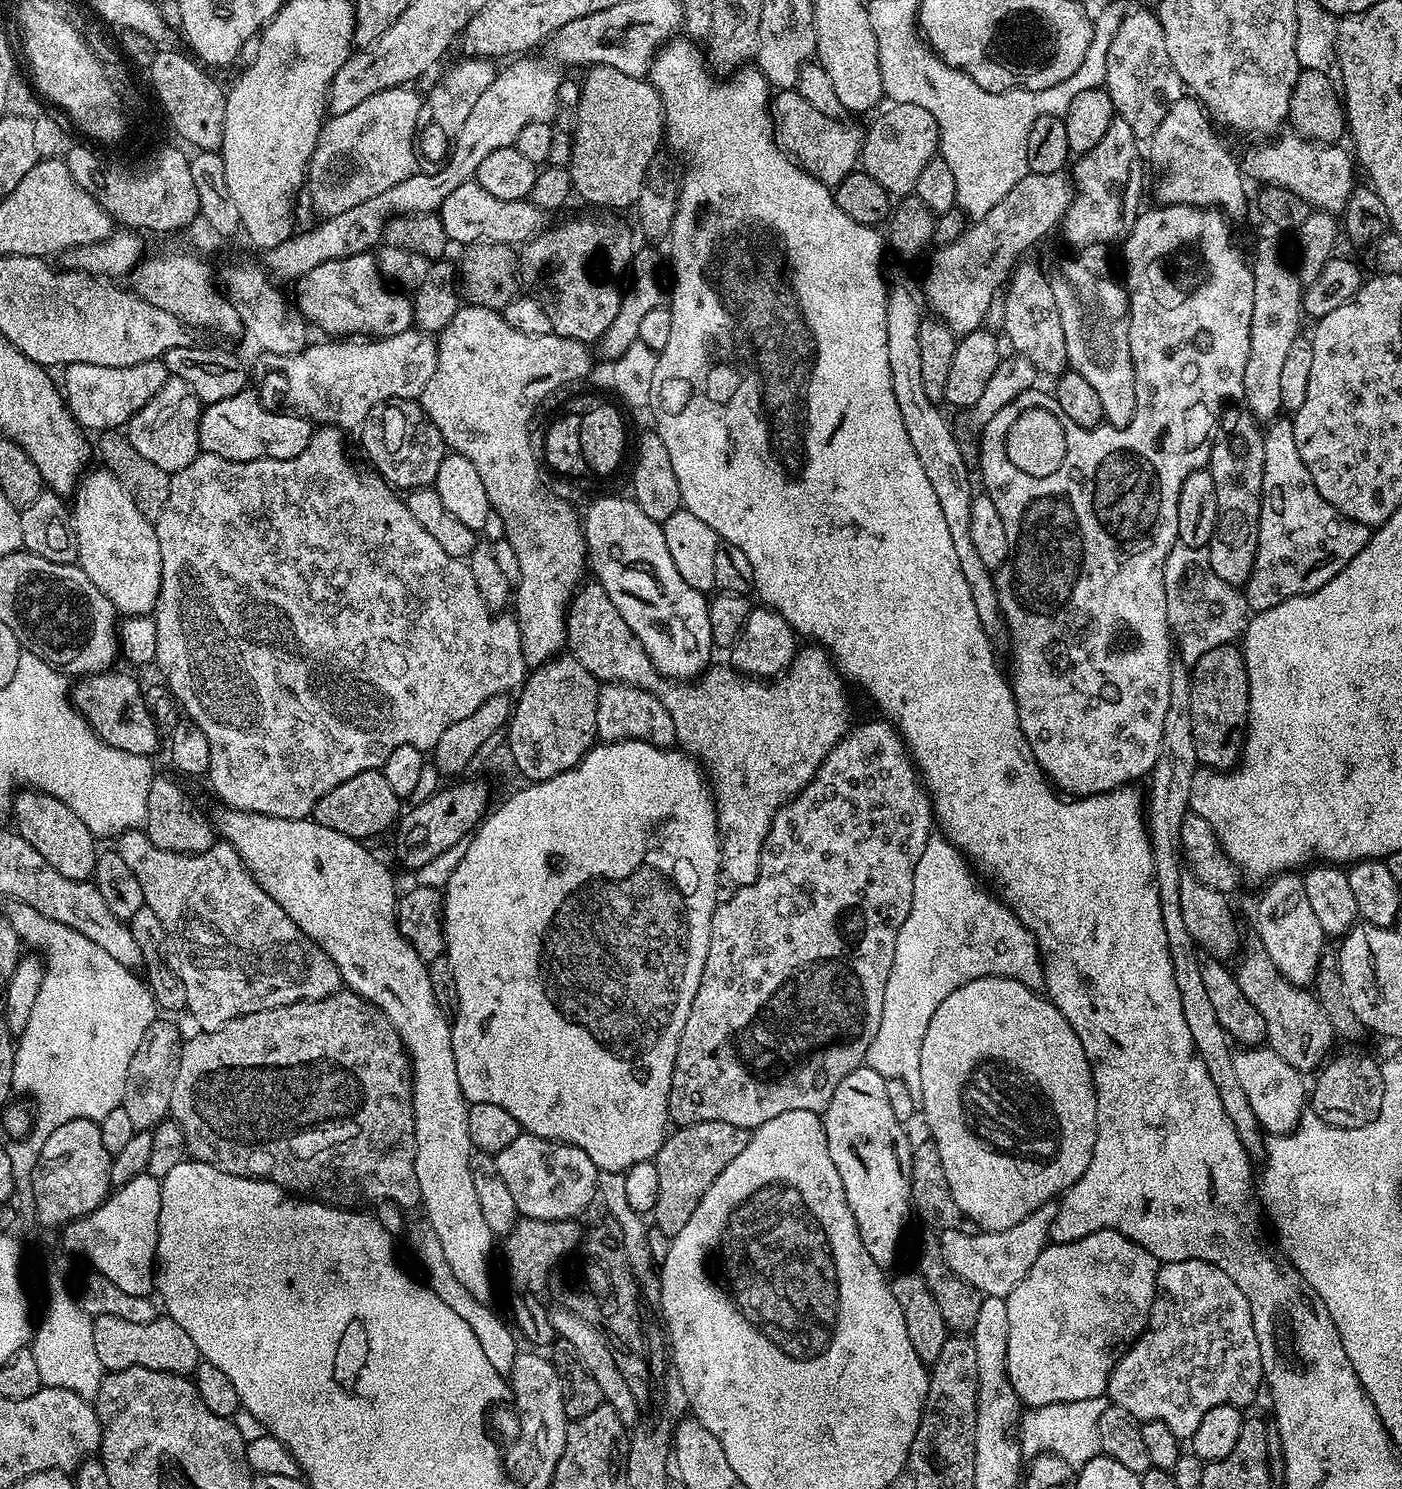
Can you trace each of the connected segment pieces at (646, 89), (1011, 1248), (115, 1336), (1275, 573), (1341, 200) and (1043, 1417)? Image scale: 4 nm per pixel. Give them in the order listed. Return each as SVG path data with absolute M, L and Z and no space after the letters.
M593 64L587 69L584 89L580 92L580 105L576 108L574 143L570 149L572 187L577 197L600 208L628 208L635 205L639 188L643 186L656 147L662 144L664 131L664 107L660 92L652 81L639 76L627 76L622 70L614 70L605 64Z
M1049 1202L1034 1210L1034 1214L1027 1216L1018 1226L1001 1232L986 1232L973 1230L959 1232L946 1230L939 1233L942 1246L942 1258L946 1258L946 1266L958 1274L974 1290L985 1296L1008 1297L1015 1292L1016 1287L1024 1282L1026 1274L1030 1274L1030 1266L1038 1262L1038 1254L1050 1243L1048 1231L1056 1223L1056 1215L1060 1209L1059 1203Z
M102 1314L92 1317L92 1329L98 1362L102 1362L105 1373L142 1366L159 1372L172 1372L175 1376L191 1377L202 1359L198 1346L194 1346L194 1338L190 1338L190 1334L186 1334L178 1322L167 1318L126 1322L126 1318Z
M1281 414L1263 429L1264 461L1260 495L1260 545L1242 595L1253 613L1265 612L1295 596L1317 592L1366 546L1369 525L1346 518L1314 486L1294 443L1294 426Z
M1295 134L1284 135L1277 135L1271 142L1256 142L1253 148L1246 149L1244 157L1240 156L1238 160L1241 173L1249 181L1257 180L1257 185L1285 187L1293 191L1313 209L1333 214L1343 213L1354 187L1353 157L1349 153L1348 157L1340 146L1315 144L1313 140L1303 140Z
M1095 1396L1074 1402L1047 1404L1041 1408L1025 1411L1025 1416L1023 1413L1018 1424L1018 1443L1021 1453L1025 1457L1031 1458L1052 1452L1071 1464L1073 1469L1079 1470L1086 1462L1090 1462L1096 1456L1101 1455L1098 1418L1102 1418L1102 1414L1108 1405L1109 1401L1104 1396Z

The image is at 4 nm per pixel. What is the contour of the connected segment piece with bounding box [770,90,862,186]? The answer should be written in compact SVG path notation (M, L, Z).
M795 90L777 91L770 108L774 113L779 143L811 176L826 185L835 186L843 182L851 172L857 171L862 143L861 129L851 128L839 119L822 115Z

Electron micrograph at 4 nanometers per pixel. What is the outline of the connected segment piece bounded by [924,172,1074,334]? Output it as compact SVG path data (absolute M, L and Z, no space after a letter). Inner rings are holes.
M1029 172L1016 183L1010 194L1006 194L1006 198L1002 198L1002 202L998 202L998 206L983 213L973 228L972 225L965 227L957 240L935 249L936 253L928 264L928 273L924 276L924 296L928 299L929 306L936 311L933 313L947 324L951 332L957 334L972 332L985 323L984 319L992 308L992 299L995 298L996 291L998 296L1002 285L1009 279L1010 273L1021 259L1020 252L1026 251L1031 244L1038 243L1051 228L1055 229L1059 225L1072 204L1073 195L1071 179L1064 172L1054 174Z

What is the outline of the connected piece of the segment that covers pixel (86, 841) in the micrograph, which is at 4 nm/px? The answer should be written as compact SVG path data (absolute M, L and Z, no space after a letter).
M35 790L17 791L14 796L15 804L15 831L19 832L22 838L26 838L26 842L30 842L30 846L34 846L38 850L38 854L42 854L42 858L46 858L46 862L50 862L50 866L54 866L54 870L58 870L58 874L62 874L62 878L84 882L95 873L98 847L96 848L96 840L92 837L87 822L84 821L87 819L81 813L74 811L70 804L62 802L58 798Z

